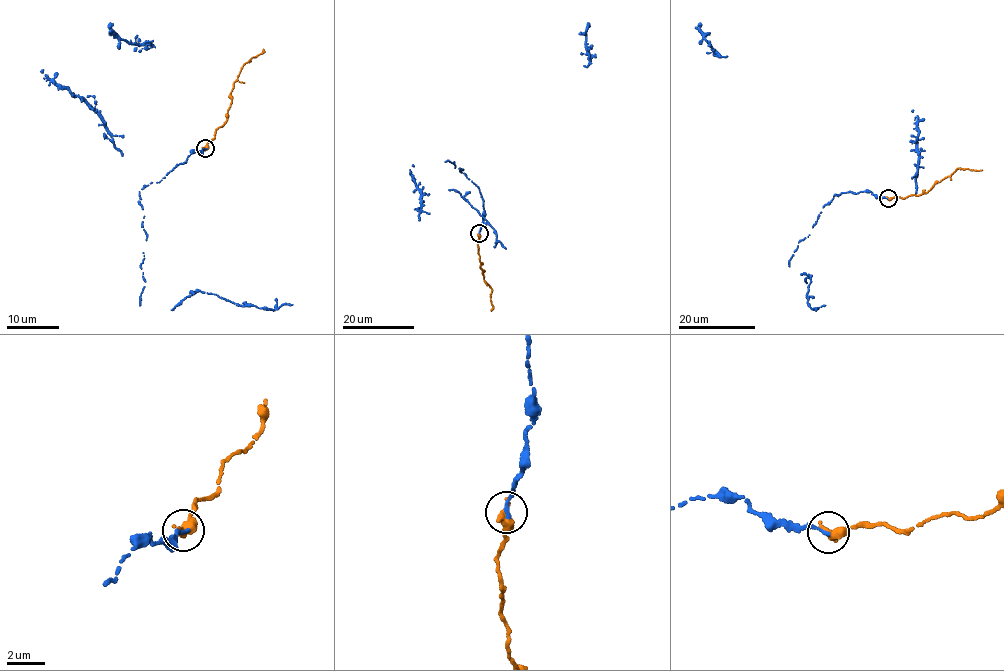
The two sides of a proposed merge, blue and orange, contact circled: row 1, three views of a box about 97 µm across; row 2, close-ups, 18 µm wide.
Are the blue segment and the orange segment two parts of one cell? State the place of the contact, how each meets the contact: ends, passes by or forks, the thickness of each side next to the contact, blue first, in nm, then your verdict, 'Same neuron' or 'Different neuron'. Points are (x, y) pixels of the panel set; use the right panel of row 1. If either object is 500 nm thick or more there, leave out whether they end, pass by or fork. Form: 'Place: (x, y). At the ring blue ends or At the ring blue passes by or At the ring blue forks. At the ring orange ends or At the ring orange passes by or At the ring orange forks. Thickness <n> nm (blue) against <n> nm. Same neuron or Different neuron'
Place: (888, 198). At the ring blue ends. At the ring orange ends. Thickness 220 nm (blue) against 480 nm. Same neuron

